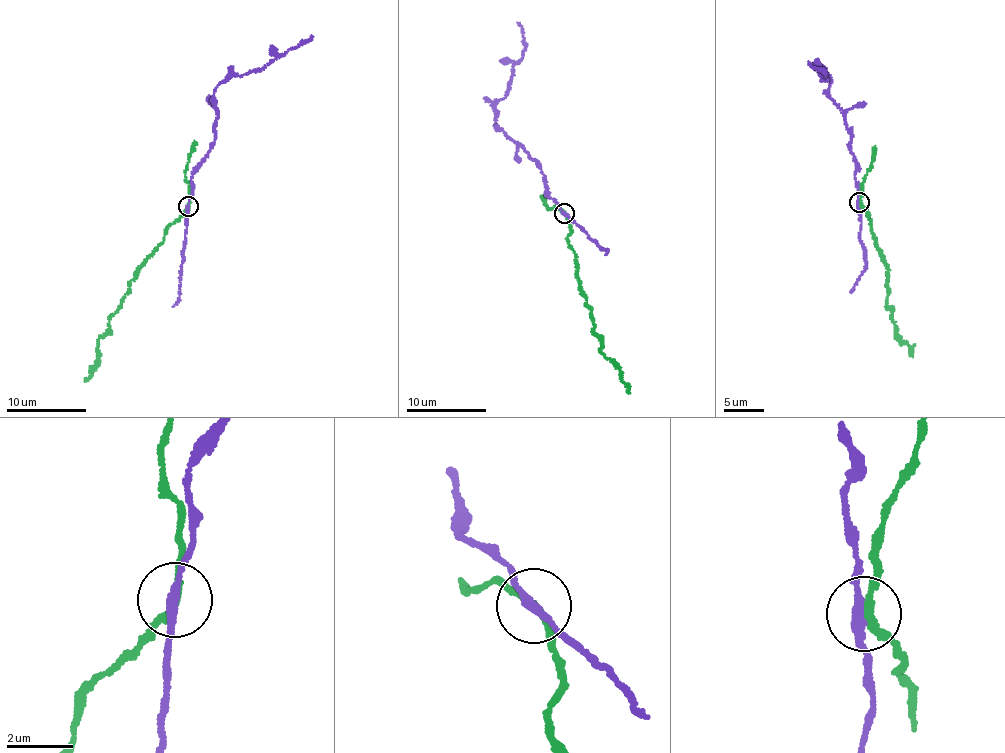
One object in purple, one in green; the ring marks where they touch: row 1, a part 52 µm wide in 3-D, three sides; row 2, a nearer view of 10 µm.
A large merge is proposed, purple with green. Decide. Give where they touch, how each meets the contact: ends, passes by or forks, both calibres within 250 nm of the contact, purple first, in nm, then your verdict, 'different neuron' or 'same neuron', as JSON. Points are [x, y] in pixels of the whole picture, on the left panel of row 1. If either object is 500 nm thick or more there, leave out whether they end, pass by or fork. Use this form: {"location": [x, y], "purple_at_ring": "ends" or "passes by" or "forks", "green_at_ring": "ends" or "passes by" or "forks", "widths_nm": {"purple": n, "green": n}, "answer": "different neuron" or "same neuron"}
{"location": [188, 206], "purple_at_ring": "passes by", "green_at_ring": "passes by", "widths_nm": {"purple": 260, "green": 190}, "answer": "different neuron"}

